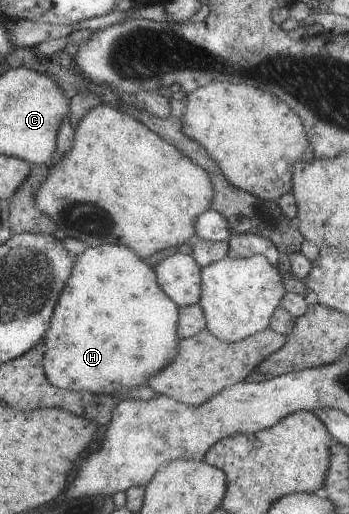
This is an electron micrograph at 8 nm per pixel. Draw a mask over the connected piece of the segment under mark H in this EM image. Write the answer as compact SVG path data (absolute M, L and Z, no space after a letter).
M112 243L88 247L74 257L72 271L64 281L50 329L44 331L42 369L50 385L59 389L90 391L110 395L140 387L144 381L168 365L178 347L176 337L177 306L156 283L152 268L130 249Z

